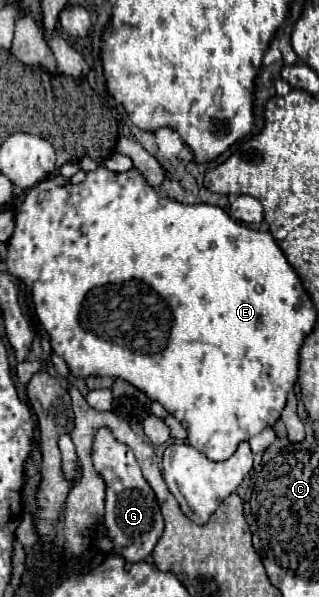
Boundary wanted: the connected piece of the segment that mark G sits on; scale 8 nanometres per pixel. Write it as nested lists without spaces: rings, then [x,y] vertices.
[[[105,427],[97,431],[93,441],[93,465],[107,485],[103,523],[109,537],[113,539],[111,553],[123,553],[125,547],[135,543],[135,561],[143,561],[153,551],[163,533],[163,517],[153,489],[143,479],[133,451],[127,445],[115,441],[111,431]]]

